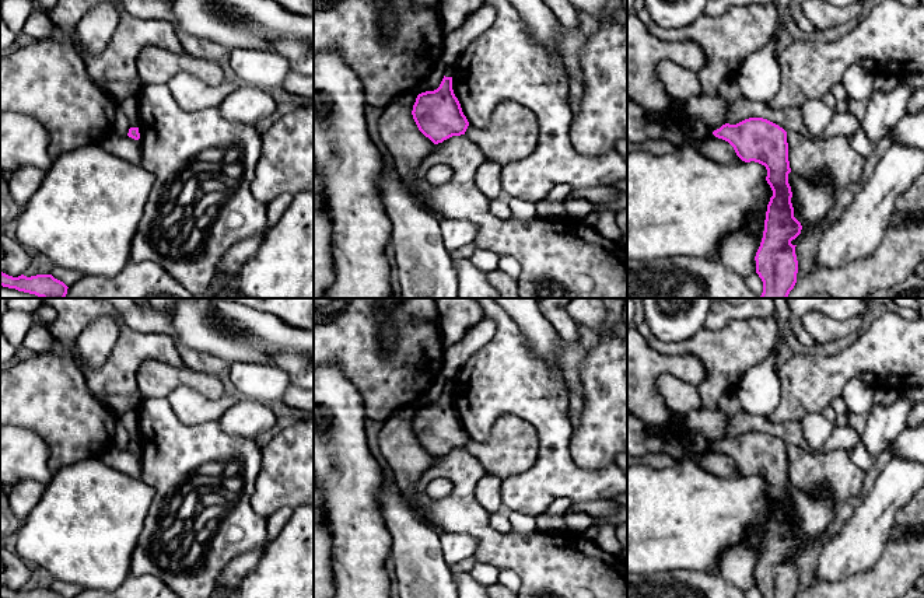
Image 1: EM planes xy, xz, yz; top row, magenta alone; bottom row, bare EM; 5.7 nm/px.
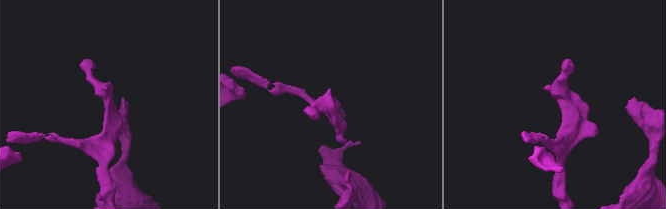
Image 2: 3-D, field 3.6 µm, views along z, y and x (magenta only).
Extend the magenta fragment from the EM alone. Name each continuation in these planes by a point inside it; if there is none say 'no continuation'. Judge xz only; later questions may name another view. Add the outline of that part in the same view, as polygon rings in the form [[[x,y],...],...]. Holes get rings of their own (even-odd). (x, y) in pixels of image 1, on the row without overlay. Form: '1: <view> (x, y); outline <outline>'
no continuation

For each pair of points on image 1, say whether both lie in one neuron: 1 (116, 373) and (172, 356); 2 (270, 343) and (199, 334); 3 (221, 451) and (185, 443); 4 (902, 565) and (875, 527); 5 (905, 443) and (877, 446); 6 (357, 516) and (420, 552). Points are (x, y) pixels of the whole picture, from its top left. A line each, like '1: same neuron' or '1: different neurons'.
1: same neuron
2: same neuron
3: same neuron
4: different neurons
5: different neurons
6: different neurons

